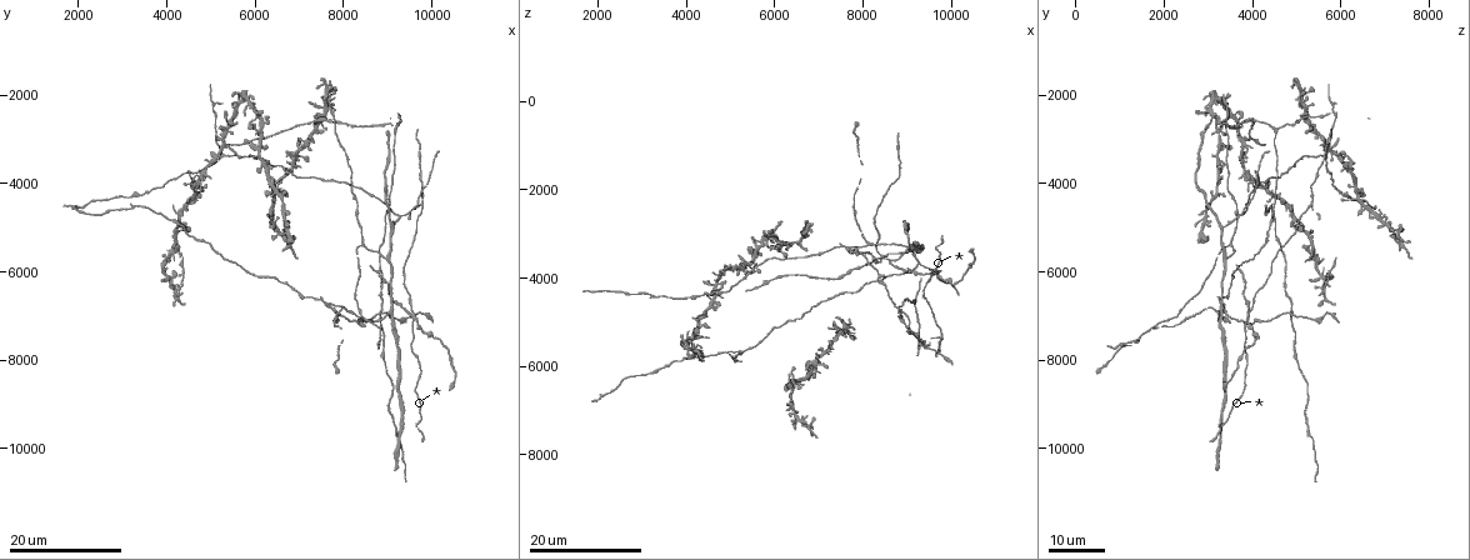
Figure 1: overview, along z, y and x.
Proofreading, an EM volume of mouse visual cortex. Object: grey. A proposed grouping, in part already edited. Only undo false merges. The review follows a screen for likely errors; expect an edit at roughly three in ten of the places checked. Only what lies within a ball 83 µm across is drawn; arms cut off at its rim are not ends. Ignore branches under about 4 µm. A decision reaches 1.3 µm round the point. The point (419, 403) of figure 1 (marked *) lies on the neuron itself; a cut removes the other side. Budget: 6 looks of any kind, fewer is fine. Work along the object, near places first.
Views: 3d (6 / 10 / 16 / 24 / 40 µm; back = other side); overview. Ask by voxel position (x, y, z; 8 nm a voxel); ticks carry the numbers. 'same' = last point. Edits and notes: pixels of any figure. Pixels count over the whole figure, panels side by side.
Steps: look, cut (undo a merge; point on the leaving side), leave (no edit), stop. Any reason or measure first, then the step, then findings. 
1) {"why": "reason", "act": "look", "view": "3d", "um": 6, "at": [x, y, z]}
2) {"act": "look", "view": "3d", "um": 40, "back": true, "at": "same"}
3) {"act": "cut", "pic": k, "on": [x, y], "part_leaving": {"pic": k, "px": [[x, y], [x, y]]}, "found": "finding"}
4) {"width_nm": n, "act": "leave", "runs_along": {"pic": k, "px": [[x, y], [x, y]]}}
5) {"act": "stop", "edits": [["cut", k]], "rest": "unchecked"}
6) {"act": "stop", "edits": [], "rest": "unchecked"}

{"why": "thin arm on a thick one", "act": "look", "view": "3d", "um": 24, "at": [9300, 4750, 3700]}

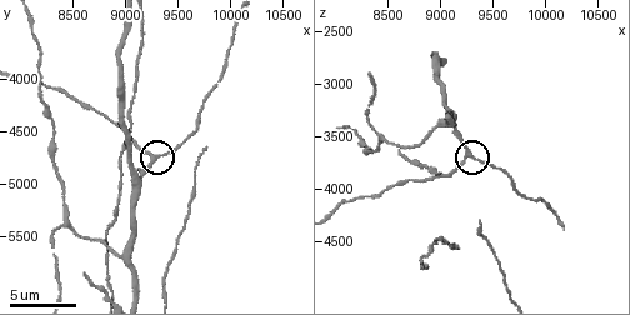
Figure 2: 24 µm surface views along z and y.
{"act": "look", "view": "3d", "um": 6, "at": [9240, 4740, 3660]}

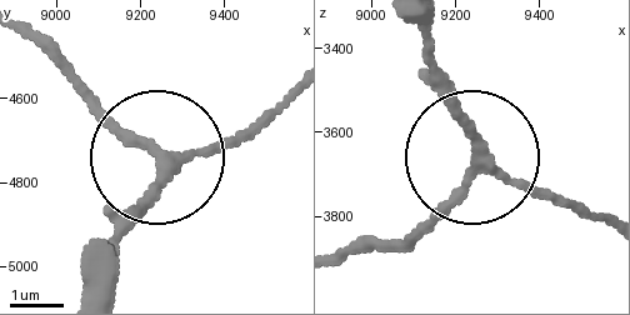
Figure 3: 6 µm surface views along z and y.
{"width_nm": 180, "act": "leave", "runs_along": {"pic": 3, "px": [[415, 31], [483, 158], [599, 215]]}, "found": "one neuron here"}

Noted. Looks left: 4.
{"why": "three-way junction", "act": "look", "view": "3d", "um": 10, "at": [8420, 5400, 3520]}

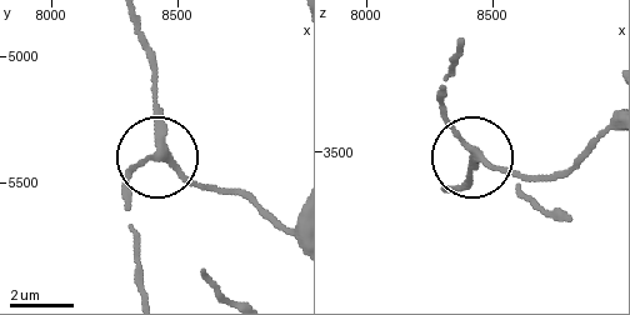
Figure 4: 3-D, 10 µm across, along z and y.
{"arms": 3, "act": "leave", "runs_along": {"pic": 4, "px": [[290, 235], [249, 198], [193, 185], [158, 155], [123, 185]]}, "found": "all the same neuron"}

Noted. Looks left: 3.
{"why": "side arm on a straight run", "act": "look", "view": "3d", "um": 16, "at": [9050, 6950, 3300]}

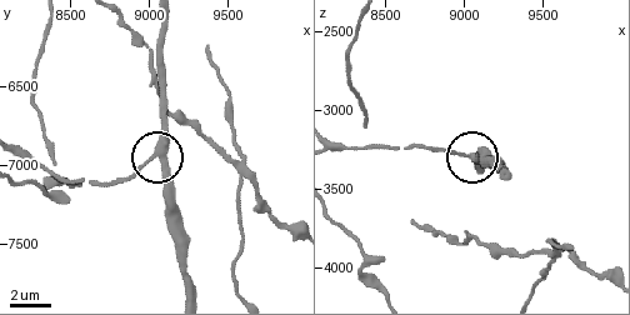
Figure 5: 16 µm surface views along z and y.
{"why": "zoom in", "act": "look", "view": "3d", "um": 6, "at": [9040, 6920, 3300]}

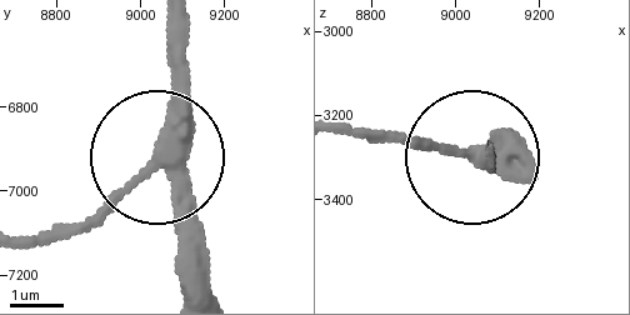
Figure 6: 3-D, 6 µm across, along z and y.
{"act": "leave", "runs_along": {"pic": 6, "px": [[208, 281], [189, 200], [158, 146], [171, 26]]}, "found": "continuous, no second neuron"}

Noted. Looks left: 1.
{"act": "stop", "edits": [], "rest": "unchecked"}

